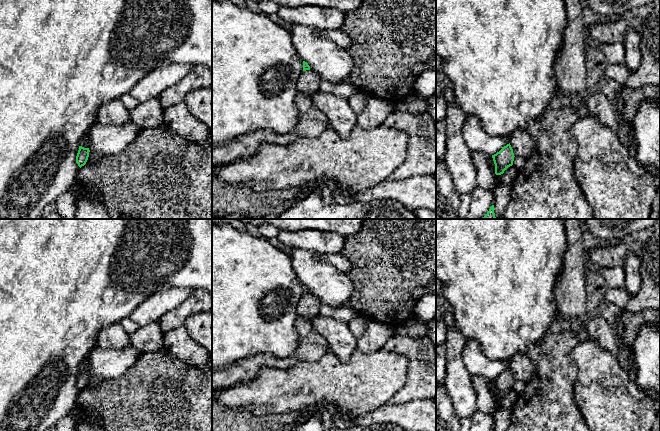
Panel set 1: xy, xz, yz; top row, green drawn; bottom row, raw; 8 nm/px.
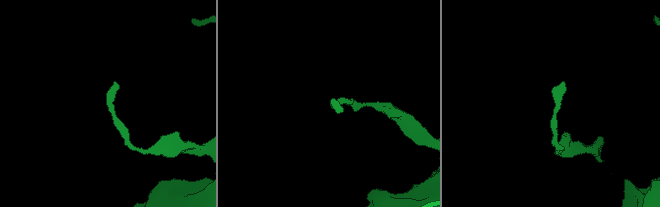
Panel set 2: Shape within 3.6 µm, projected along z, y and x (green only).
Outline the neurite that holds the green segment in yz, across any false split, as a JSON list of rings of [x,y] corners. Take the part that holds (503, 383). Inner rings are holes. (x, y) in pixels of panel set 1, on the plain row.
[[[510,367],[504,370],[499,376],[492,379],[495,388],[495,398],[501,399],[508,391],[512,390],[514,381]]]

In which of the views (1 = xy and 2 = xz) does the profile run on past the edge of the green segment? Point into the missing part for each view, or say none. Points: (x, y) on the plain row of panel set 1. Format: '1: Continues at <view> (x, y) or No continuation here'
1: No continuation here
2: No continuation here

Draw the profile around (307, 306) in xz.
[[[310,294],[303,295],[297,305],[297,313],[309,319],[317,317],[318,299]]]

